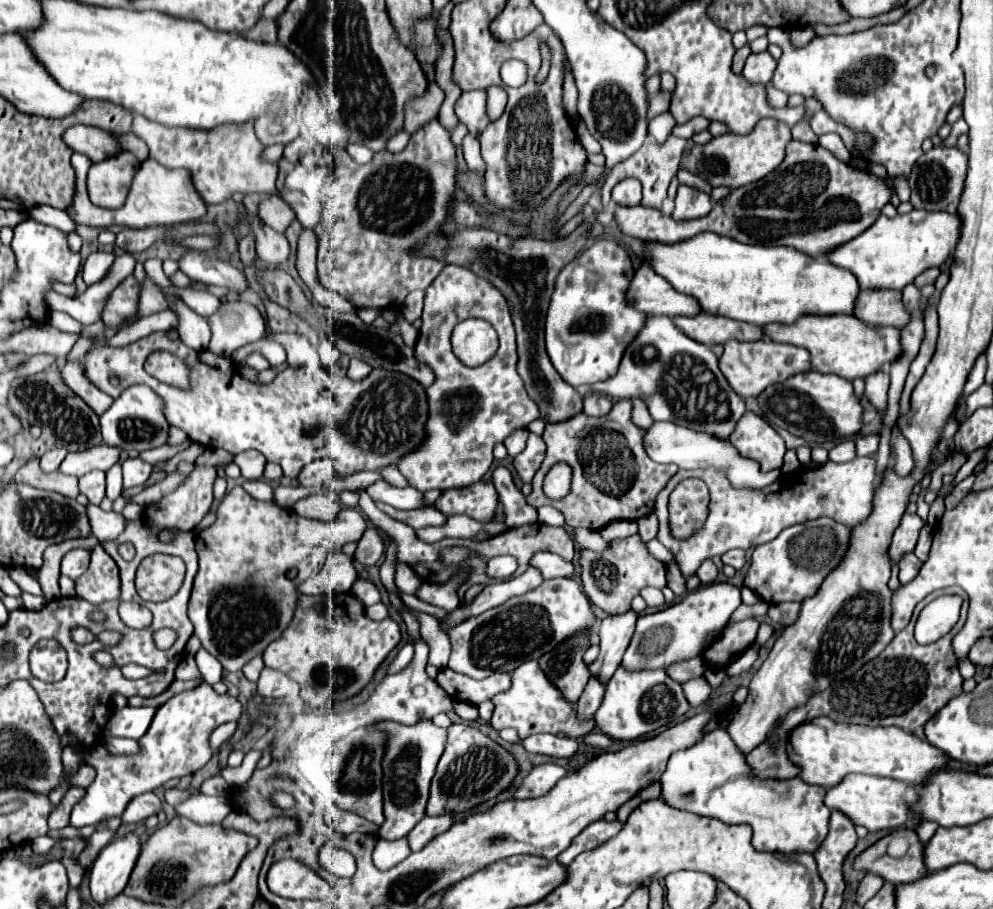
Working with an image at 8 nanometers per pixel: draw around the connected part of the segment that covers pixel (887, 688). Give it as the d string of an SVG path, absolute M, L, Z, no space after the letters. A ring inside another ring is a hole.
M911 617L911 623L895 635L895 639L875 657L871 663L865 663L851 679L831 683L825 691L809 697L803 707L795 707L789 711L783 725L777 729L779 745L775 751L767 749L767 743L755 747L747 755L747 765L751 773L759 779L791 779L799 773L799 769L787 759L785 745L787 735L793 727L815 719L815 717L829 717L839 723L861 723L869 727L899 727L903 731L919 731L949 699L963 693L963 677L957 669L957 657L951 651L951 639L959 631L949 631L943 639L931 645L919 645L913 639L913 625L917 617Z

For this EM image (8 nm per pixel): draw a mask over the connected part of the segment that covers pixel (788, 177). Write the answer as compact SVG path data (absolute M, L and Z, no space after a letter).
M791 141L783 163L771 175L733 189L725 199L717 201L701 219L675 221L651 207L617 207L615 221L625 235L641 241L677 243L705 231L733 237L749 245L785 245L815 259L827 255L847 239L861 235L881 213L881 207L891 201L891 189L883 179L869 171L839 163L831 151L819 145Z

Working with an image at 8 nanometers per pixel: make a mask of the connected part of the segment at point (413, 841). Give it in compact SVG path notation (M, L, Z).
M443 813L443 815L437 815L437 817L429 817L425 815L415 827L413 831L407 835L409 839L409 845L411 845L411 851L419 851L421 847L425 847L433 837L437 837L439 833L447 831L455 821L455 813Z

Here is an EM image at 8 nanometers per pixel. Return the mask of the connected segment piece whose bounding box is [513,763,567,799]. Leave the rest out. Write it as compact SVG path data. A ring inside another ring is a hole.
M545 763L545 765L535 765L531 773L523 779L523 785L519 785L513 791L513 797L517 799L531 799L531 797L541 797L545 795L563 775L567 769L555 763Z

